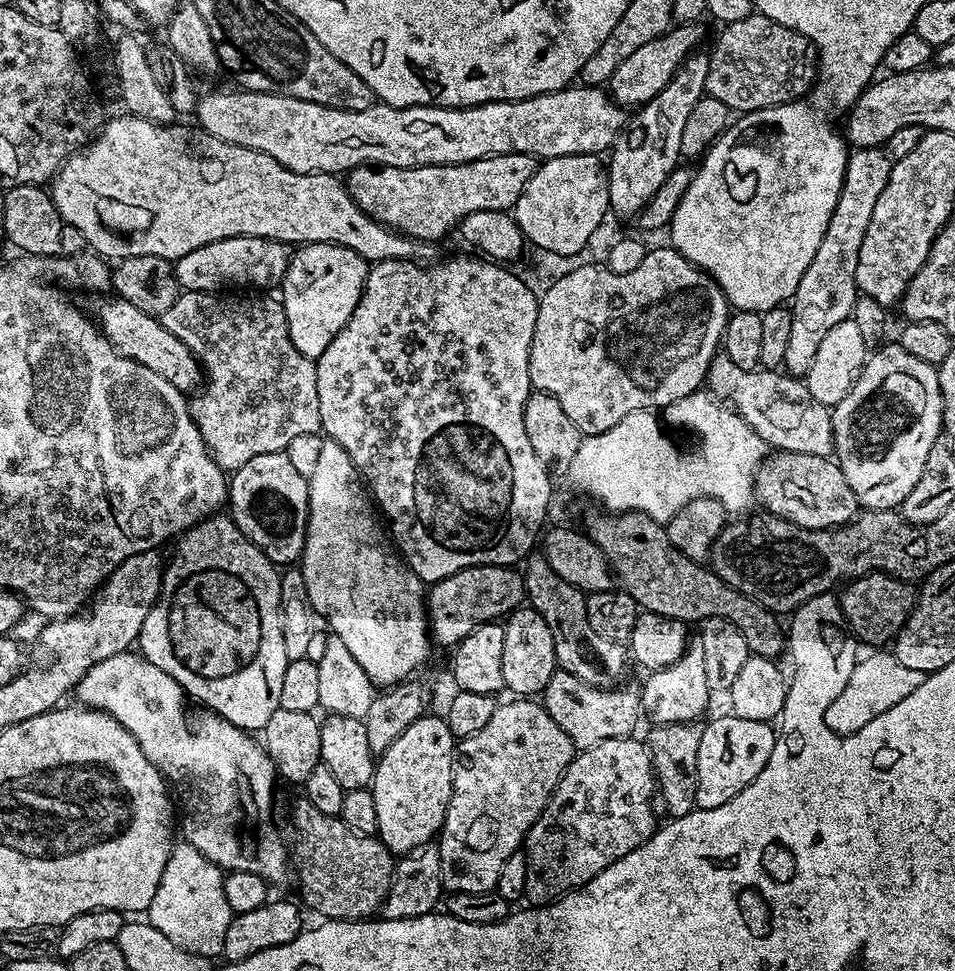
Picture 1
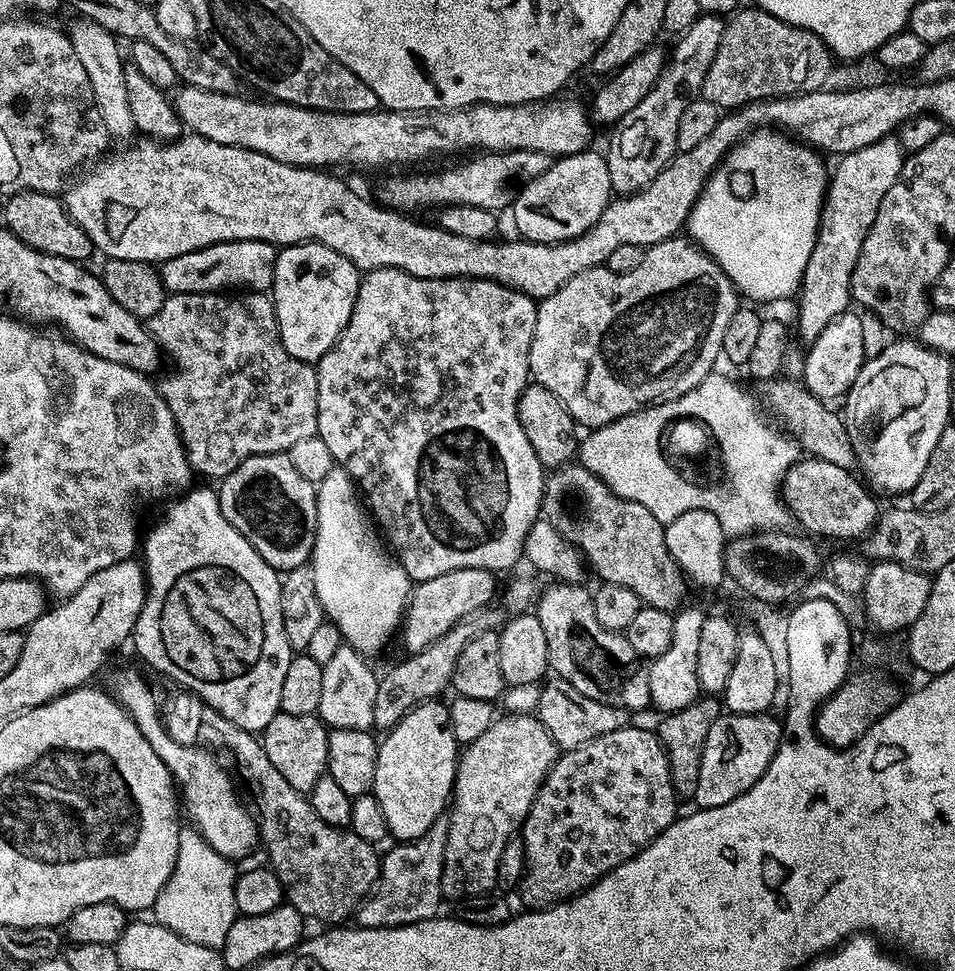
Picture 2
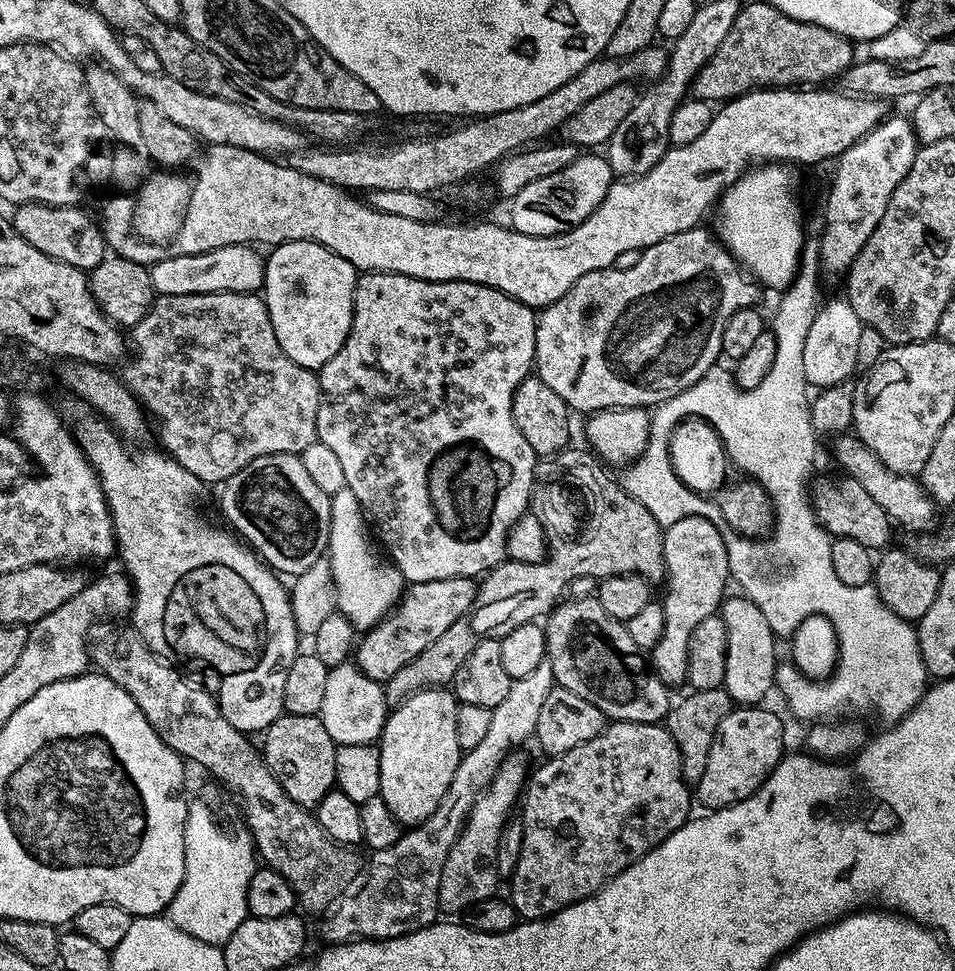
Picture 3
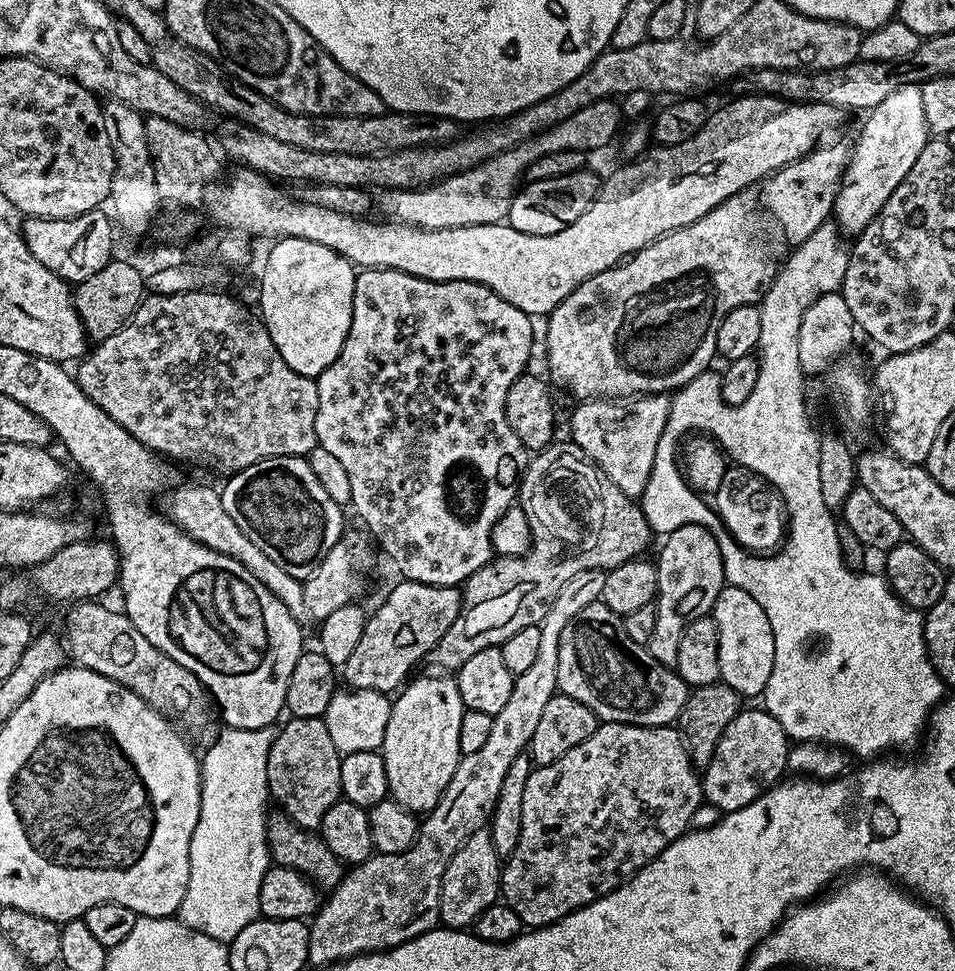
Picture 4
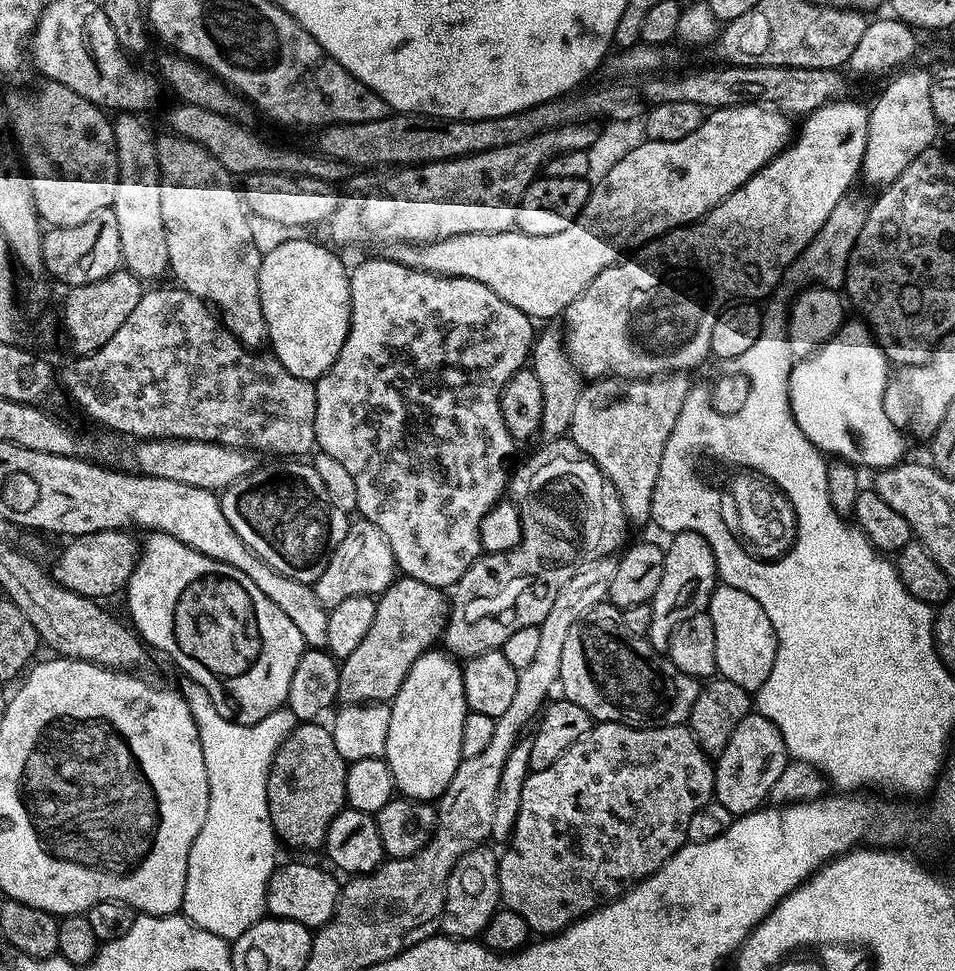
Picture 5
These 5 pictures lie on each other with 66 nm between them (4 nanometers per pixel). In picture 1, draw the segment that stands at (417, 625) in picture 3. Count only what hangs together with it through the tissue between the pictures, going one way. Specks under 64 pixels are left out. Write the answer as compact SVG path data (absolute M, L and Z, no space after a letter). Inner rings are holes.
M483 564L466 570L458 570L458 574L450 574L450 578L442 578L436 584L431 585L426 592L426 611L428 614L428 626L430 636L437 645L445 650L456 647L470 630L474 630L479 624L499 621L507 617L509 612L515 612L525 603L524 577L515 567L502 564Z

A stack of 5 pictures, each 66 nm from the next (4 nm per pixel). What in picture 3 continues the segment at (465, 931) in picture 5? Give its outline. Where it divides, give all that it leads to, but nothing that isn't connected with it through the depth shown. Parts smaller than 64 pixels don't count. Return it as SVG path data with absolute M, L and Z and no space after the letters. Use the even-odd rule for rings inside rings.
M509 754L500 763L500 769L494 774L491 782L485 786L483 792L477 795L468 815L468 821L458 834L458 842L454 842L446 858L446 866L442 866L442 882L438 886L441 913L463 914L470 906L474 906L474 902L482 902L486 898L497 895L498 838L502 834L504 824L513 815L512 807L515 804L517 807L530 775L527 762L516 755L520 754Z

